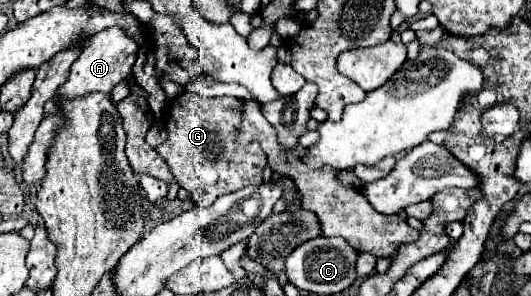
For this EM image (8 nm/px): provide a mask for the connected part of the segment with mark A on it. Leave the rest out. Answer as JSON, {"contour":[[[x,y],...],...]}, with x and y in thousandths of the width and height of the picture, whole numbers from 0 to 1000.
{"contour":[[[203,91],[200,105],[188,105],[185,118],[177,118],[177,132],[169,132],[169,145],[162,145],[158,172],[132,226],[132,253],[124,280],[109,301],[109,321],[136,334],[136,328],[166,321],[173,307],[211,314],[215,287],[245,260],[249,220],[256,206],[256,172],[260,172],[260,145],[252,145],[252,132],[245,132],[245,118],[230,105],[230,91]]]}

